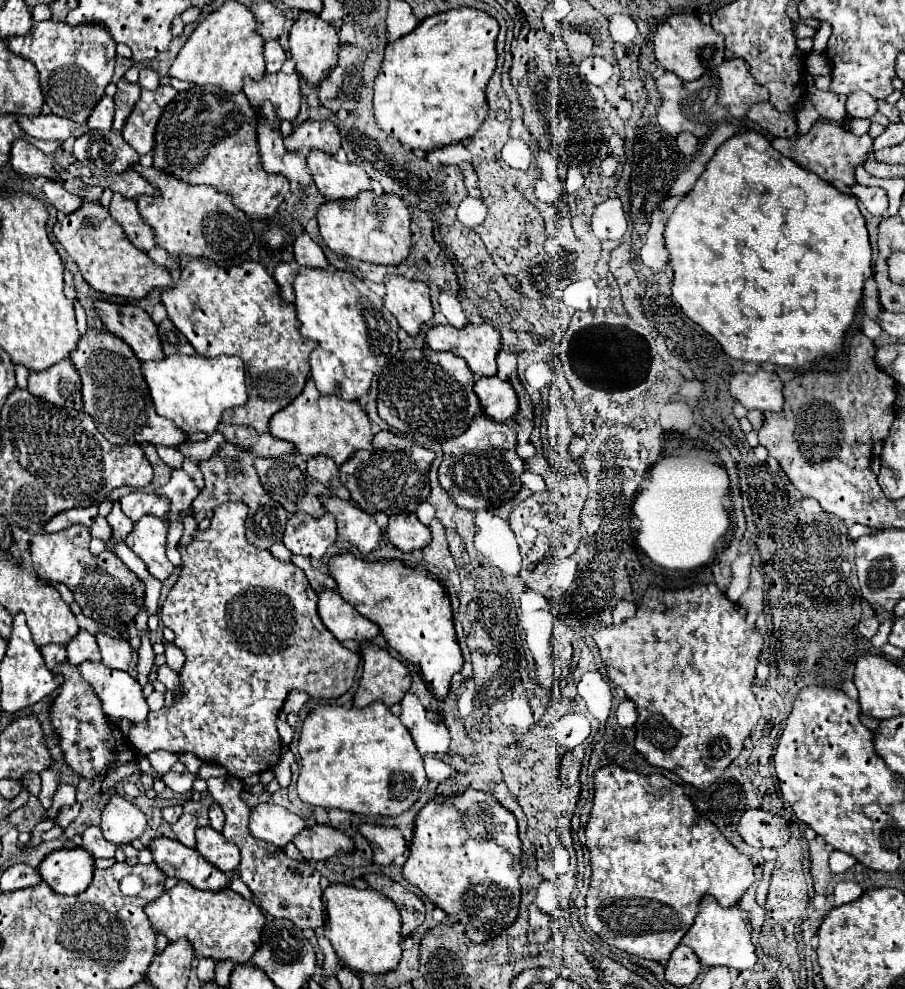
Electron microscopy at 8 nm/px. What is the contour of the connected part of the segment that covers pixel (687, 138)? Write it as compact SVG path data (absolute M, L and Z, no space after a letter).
M680 133L678 135L678 139L676 139L676 143L678 143L678 149L684 153L684 155L694 155L696 153L696 149L698 149L698 139L692 135L692 133Z

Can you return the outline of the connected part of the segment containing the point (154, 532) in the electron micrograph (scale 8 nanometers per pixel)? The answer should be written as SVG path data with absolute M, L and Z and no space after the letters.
M142 517L134 523L134 531L126 539L126 545L144 561L150 575L166 581L174 573L174 565L166 557L168 523L158 517Z

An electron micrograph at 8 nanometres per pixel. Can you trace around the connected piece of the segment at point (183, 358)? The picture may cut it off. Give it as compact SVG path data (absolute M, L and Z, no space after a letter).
M170 355L160 361L142 361L142 375L158 415L170 419L186 433L214 433L226 409L248 401L244 363L238 357L220 355L210 359L202 355Z

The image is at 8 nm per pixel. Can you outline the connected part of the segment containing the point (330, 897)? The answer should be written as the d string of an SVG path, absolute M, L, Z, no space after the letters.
M332 883L324 889L326 903L326 939L330 939L336 955L352 969L366 973L386 973L400 963L400 913L388 897L374 889L356 889Z

